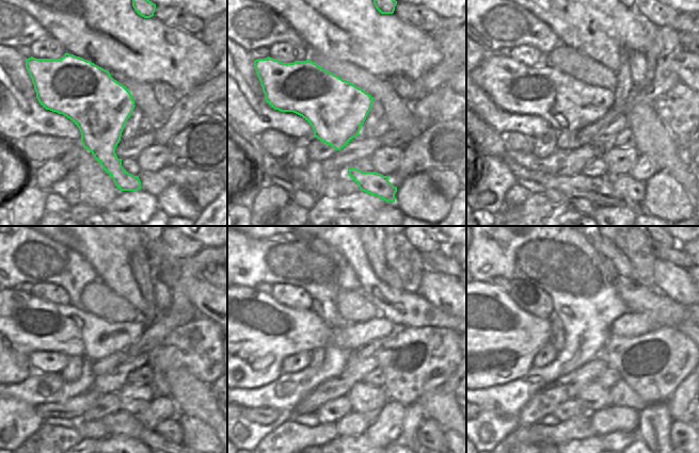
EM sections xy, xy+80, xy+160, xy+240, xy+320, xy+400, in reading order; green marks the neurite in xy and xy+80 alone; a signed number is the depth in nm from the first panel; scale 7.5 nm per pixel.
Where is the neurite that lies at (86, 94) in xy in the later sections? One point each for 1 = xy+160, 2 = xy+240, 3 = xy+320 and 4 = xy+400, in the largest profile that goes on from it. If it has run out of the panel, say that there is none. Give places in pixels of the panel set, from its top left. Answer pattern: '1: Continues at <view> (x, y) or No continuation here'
1: Continues at xy+160 (567, 103)
2: Continues at xy+240 (10, 324)
3: Continues at xy+320 (249, 334)
4: Continues at xy+400 (488, 340).

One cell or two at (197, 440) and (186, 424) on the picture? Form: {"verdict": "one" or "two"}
{"verdict": "one"}

